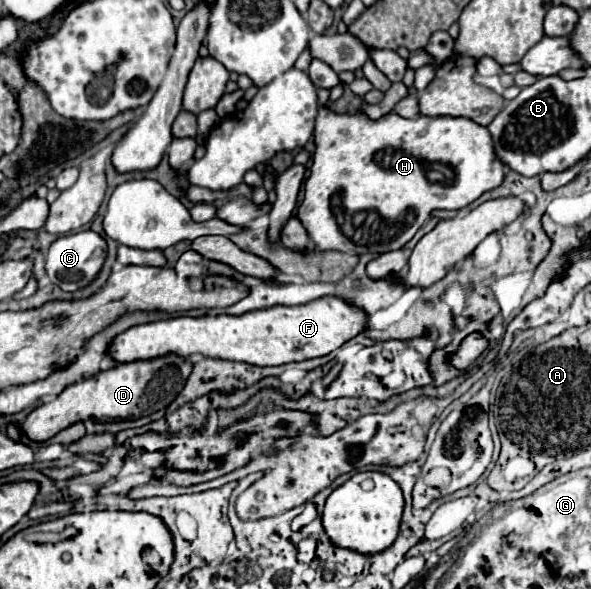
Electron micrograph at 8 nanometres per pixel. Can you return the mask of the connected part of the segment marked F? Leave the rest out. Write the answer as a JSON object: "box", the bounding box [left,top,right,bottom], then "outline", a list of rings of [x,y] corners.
{"box":[107,296,365,366],"outline":[[[325,296],[303,306],[273,306],[241,316],[177,316],[131,326],[111,340],[107,354],[117,362],[151,360],[175,352],[179,356],[205,354],[211,358],[235,360],[255,366],[279,366],[287,362],[325,356],[363,330],[365,314],[359,308],[353,308],[339,298]]]}

